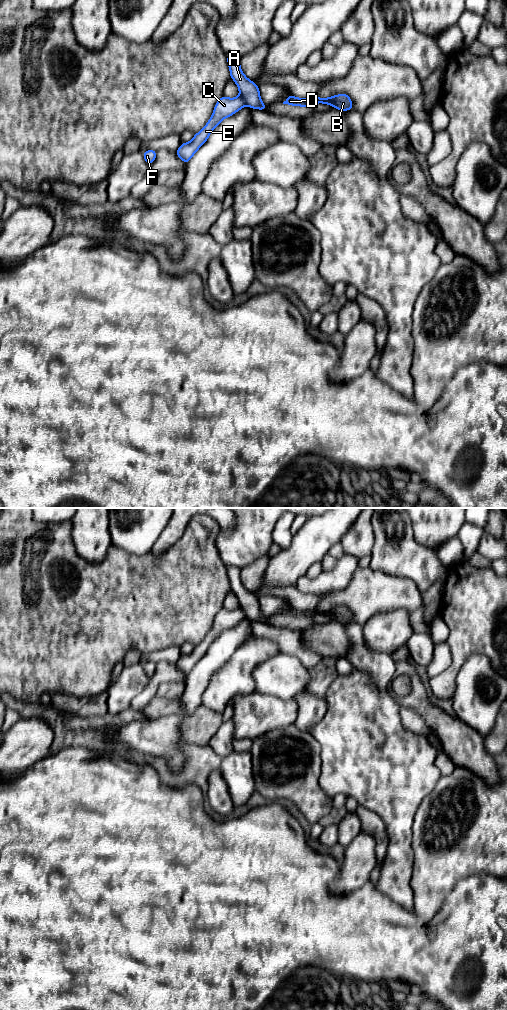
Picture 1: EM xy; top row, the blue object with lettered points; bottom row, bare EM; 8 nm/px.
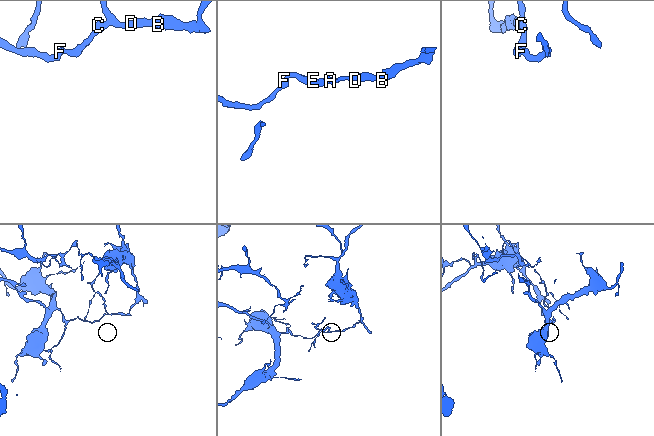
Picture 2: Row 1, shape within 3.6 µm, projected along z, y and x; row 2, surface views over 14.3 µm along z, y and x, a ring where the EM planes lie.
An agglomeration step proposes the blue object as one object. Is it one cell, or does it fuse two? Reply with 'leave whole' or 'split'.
split

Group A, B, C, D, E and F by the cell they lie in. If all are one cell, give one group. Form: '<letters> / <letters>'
A B D / C E F

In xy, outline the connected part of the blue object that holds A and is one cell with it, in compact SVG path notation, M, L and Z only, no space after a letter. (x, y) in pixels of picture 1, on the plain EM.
M229 566L226 569L230 581L230 589L237 596L240 608L245 612L246 617L252 621L265 623L267 617L261 614L259 599L243 586L240 579L240 569L235 566Z

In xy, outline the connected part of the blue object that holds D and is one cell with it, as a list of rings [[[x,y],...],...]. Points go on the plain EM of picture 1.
[[[345,605],[328,610],[319,610],[317,608],[313,610],[297,610],[288,607],[287,612],[283,614],[283,616],[288,616],[291,618],[297,617],[301,619],[309,619],[311,622],[316,615],[329,616],[342,624],[348,623],[353,619],[350,609]]]

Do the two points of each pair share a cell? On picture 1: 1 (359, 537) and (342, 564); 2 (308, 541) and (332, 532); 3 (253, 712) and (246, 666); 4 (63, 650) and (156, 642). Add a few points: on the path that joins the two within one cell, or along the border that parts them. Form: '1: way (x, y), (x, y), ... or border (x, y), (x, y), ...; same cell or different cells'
1: border (345, 553), (359, 558); different cells
2: way (314, 538), (319, 533), (326, 532); same cell
3: border (255, 689), (249, 693), (235, 694), (232, 697); different cells
4: way (86, 641), (133, 641); same cell

